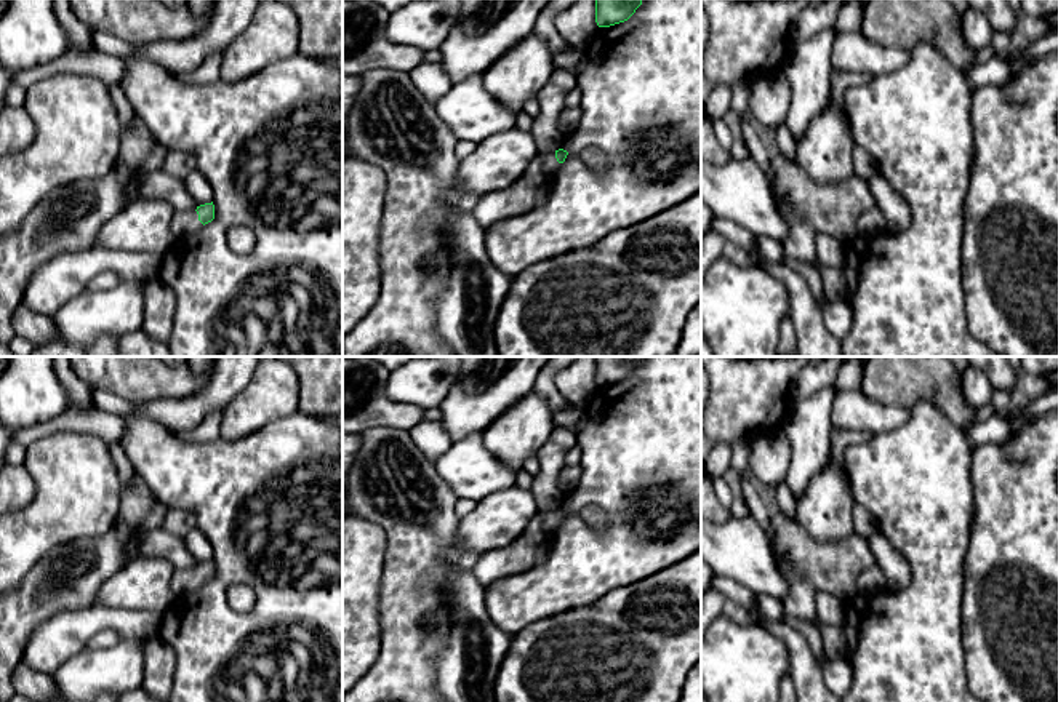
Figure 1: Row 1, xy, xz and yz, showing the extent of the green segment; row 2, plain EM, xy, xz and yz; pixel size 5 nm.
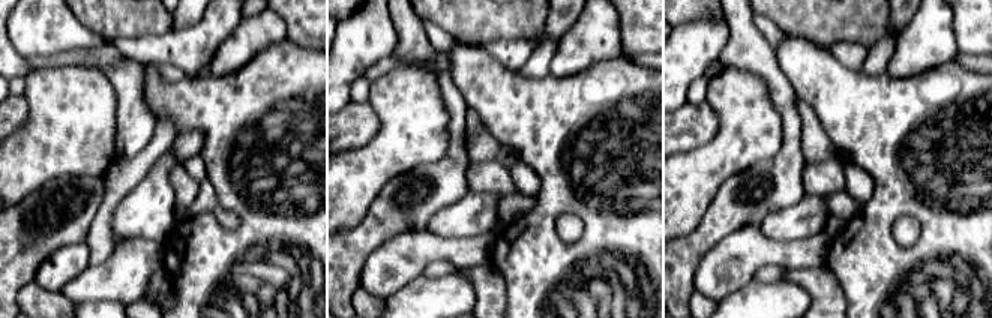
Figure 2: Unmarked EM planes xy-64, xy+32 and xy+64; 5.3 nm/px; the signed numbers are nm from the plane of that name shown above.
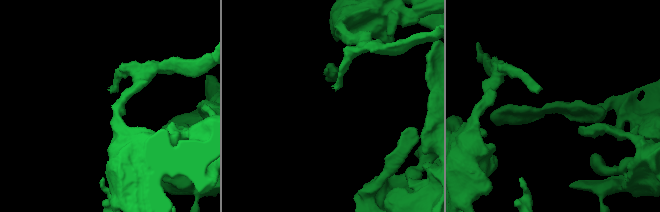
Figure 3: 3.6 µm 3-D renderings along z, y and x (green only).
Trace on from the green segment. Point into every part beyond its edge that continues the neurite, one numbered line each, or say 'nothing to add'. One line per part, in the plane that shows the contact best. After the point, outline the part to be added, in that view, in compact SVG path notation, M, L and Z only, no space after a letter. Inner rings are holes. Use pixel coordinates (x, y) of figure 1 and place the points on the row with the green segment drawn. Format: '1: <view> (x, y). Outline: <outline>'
1: xy (183, 223). Outline: M176 208L171 217L171 232L176 238L181 238L184 235L192 235L198 232L202 227L203 224L198 221L198 214L195 209L182 211Z

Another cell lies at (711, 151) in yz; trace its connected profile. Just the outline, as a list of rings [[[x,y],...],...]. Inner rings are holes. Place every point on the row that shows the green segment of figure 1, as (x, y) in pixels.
[[[701,106],[701,158],[714,165],[723,165],[731,158],[730,152],[725,150],[717,141],[712,128],[712,120],[706,115],[703,106]]]

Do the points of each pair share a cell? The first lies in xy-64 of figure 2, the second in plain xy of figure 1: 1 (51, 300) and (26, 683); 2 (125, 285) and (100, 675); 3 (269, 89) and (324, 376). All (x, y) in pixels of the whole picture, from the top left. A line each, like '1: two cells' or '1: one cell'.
1: one cell
2: one cell
3: two cells

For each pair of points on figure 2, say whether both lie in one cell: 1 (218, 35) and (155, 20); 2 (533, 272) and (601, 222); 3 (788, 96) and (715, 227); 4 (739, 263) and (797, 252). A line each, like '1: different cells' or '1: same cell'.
1: different cells
2: same cell
3: same cell
4: same cell

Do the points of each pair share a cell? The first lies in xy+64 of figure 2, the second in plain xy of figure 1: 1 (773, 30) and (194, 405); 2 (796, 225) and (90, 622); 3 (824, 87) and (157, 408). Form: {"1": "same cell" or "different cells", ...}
{"1": "same cell", "2": "different cells", "3": "different cells"}

